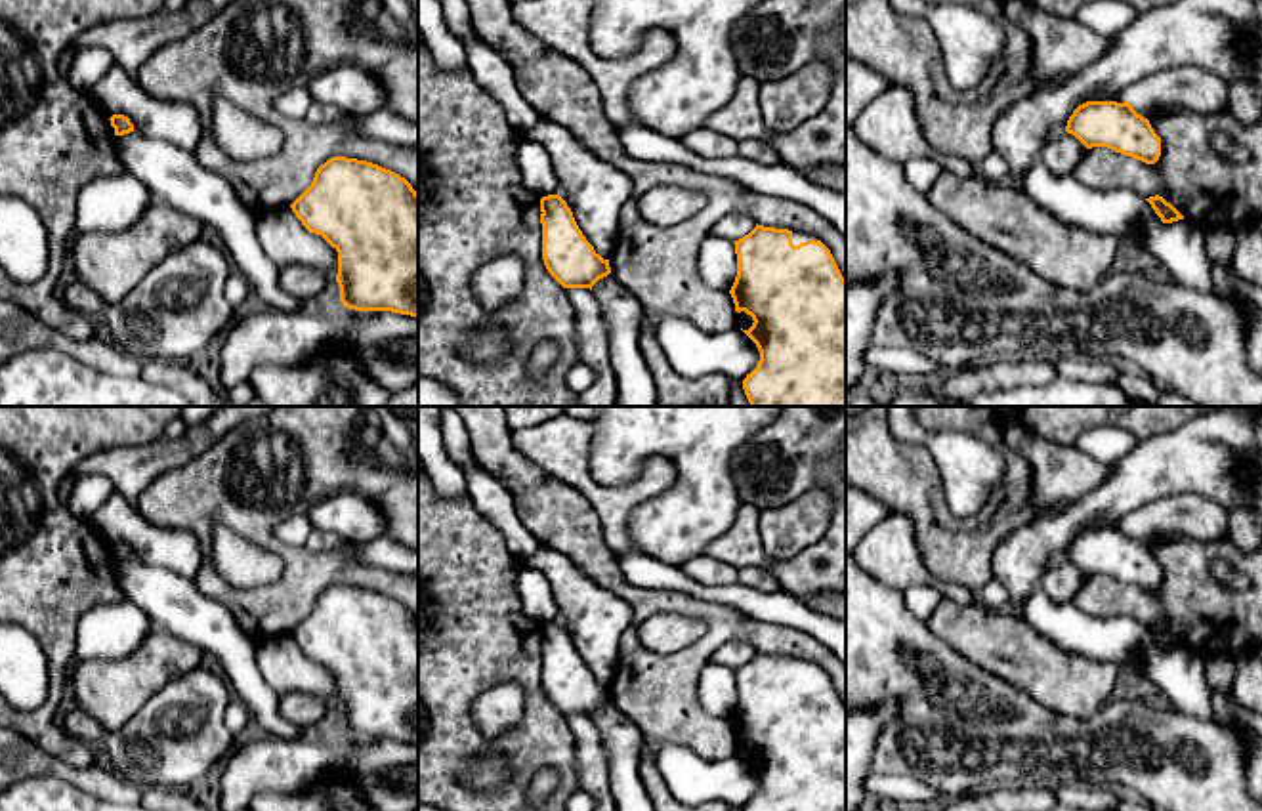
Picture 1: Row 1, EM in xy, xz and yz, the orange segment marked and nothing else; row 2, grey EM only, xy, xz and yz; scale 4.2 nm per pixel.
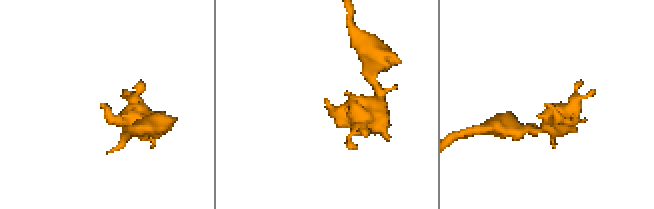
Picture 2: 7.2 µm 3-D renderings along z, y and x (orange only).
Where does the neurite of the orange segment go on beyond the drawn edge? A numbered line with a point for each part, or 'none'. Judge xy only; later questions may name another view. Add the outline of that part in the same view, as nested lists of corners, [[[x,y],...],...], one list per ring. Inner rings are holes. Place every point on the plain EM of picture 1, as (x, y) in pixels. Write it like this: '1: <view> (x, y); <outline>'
none

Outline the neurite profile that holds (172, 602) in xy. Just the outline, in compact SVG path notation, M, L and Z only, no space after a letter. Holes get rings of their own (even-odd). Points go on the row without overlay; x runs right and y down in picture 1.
M136 557L116 563L116 574L126 599L136 603L149 616L153 628L164 630L199 647L223 666L237 700L248 708L250 717L260 725L262 733L286 740L300 740L304 737L304 727L281 716L279 695L262 677L256 666L258 639L246 635L221 603L200 593L193 578L185 578L172 569L143 565Z

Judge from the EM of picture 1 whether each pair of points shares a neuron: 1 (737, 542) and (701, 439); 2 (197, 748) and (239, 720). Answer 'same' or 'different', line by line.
1: different
2: different

